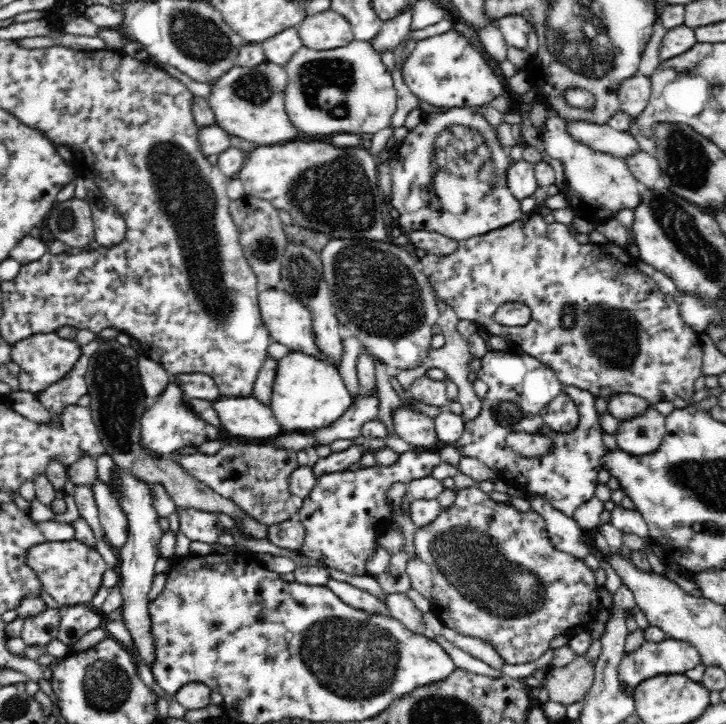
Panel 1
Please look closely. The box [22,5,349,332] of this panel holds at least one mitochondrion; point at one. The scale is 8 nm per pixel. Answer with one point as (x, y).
(199, 38)

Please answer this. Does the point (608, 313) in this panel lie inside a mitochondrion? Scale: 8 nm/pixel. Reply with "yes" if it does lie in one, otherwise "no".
yes

